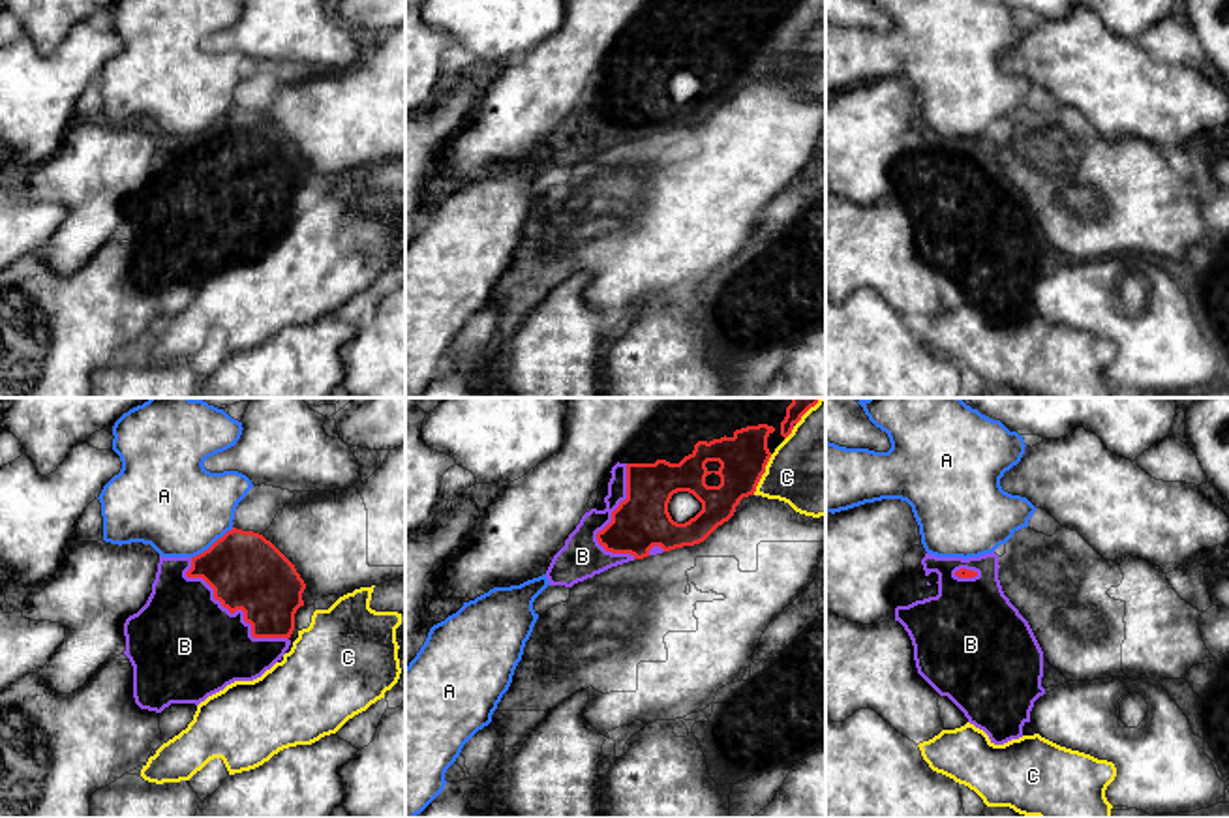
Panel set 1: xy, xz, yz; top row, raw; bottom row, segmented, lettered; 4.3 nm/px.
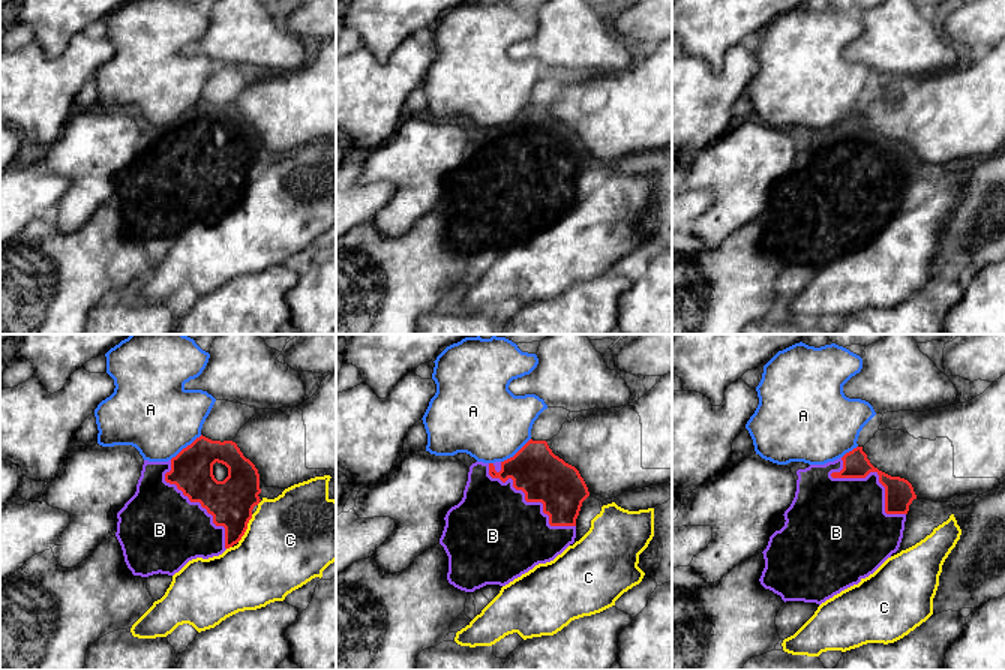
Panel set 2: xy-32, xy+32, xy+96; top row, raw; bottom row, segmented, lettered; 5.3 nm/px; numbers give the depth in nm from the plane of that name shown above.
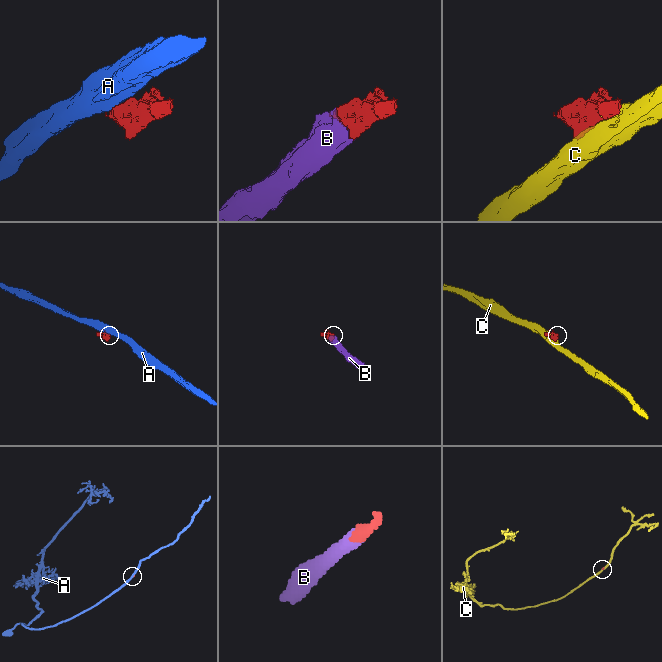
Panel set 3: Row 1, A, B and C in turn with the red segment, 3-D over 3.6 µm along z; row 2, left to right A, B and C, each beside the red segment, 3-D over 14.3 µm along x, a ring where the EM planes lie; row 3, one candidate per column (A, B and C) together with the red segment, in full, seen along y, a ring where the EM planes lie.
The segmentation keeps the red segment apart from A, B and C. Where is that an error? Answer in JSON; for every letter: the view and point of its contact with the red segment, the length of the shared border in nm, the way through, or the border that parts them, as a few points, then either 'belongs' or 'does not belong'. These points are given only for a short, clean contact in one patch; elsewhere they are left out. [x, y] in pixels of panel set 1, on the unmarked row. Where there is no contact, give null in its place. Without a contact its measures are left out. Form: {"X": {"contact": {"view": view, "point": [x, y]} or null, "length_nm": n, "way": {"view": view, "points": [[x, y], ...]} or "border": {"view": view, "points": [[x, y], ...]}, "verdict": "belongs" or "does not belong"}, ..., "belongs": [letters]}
{"A": {"contact": {"view": "xy", "point": [214, 122]}, "length_nm": 220, "border": {"view": "xy", "points": [[233, 107], [192, 137]]}, "verdict": "does not belong"}, "B": {"contact": {"view": "xy", "point": [233, 192]}, "length_nm": 550, "verdict": "belongs"}, "C": {"contact": {"view": "xz", "point": [762, 53]}, "length_nm": 190, "verdict": "does not belong"}, "belongs": ["B"]}

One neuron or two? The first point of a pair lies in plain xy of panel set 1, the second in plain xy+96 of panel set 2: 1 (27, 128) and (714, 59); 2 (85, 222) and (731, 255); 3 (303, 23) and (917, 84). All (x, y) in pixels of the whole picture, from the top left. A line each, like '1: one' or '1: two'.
1: two
2: two
3: two

